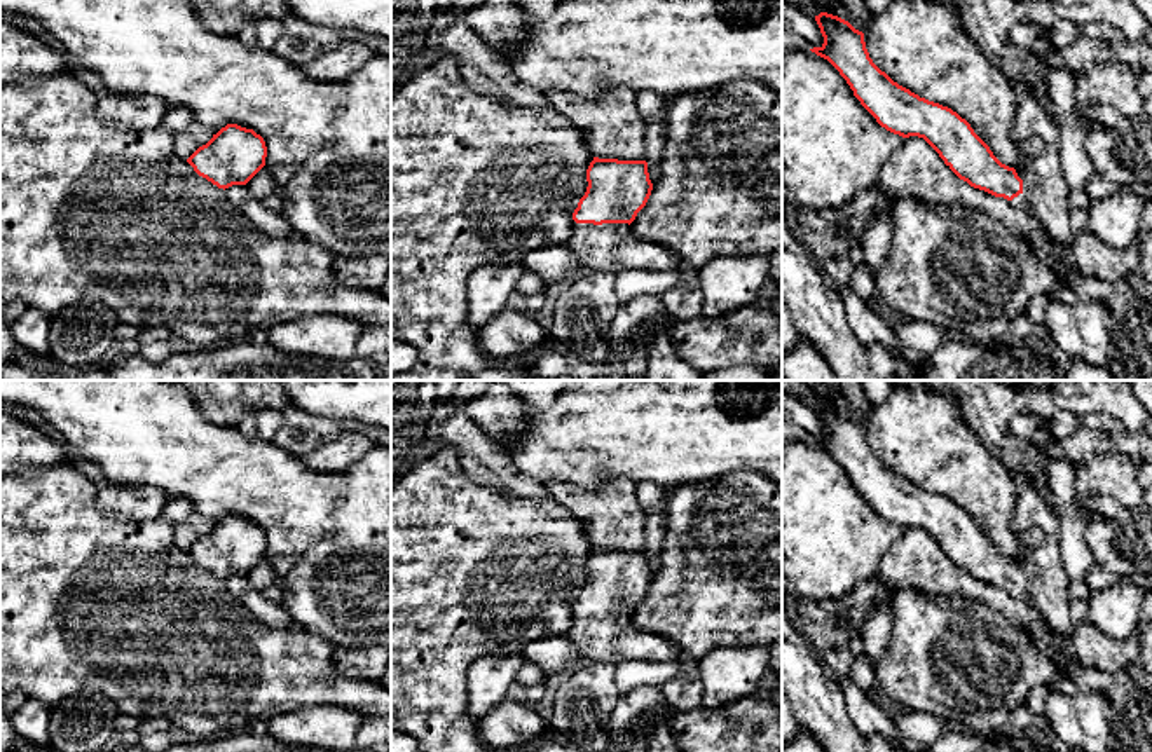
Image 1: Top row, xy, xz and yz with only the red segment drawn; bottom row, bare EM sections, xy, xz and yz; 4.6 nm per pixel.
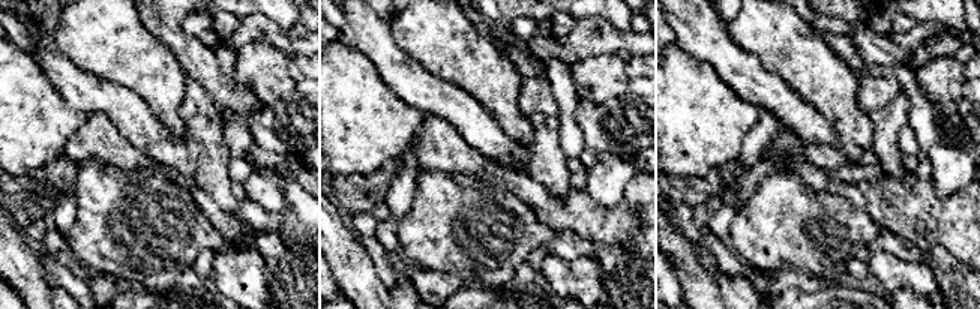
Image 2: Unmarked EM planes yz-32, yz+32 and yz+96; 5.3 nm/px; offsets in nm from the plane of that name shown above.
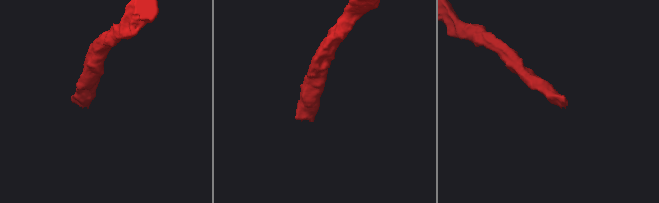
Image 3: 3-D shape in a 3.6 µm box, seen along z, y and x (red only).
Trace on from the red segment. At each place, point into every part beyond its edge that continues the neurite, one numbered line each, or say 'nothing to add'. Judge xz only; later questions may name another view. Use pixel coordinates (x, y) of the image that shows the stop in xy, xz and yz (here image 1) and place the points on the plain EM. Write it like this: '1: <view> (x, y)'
1: xz (610, 639)

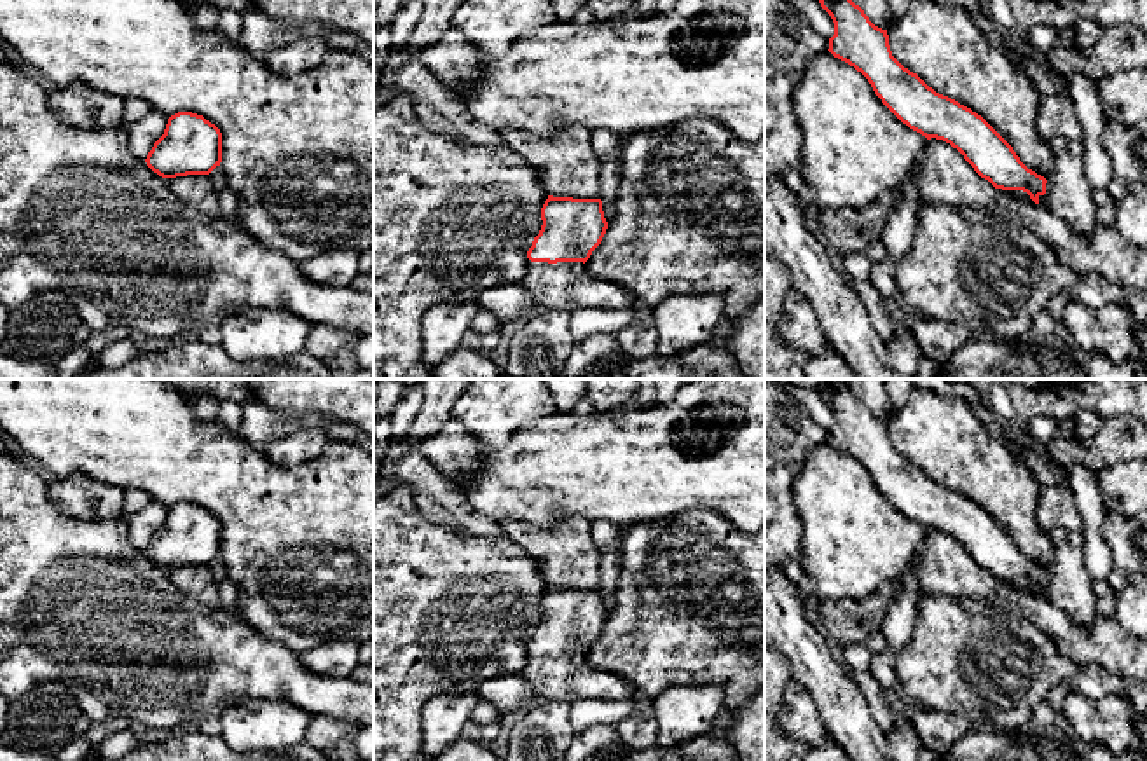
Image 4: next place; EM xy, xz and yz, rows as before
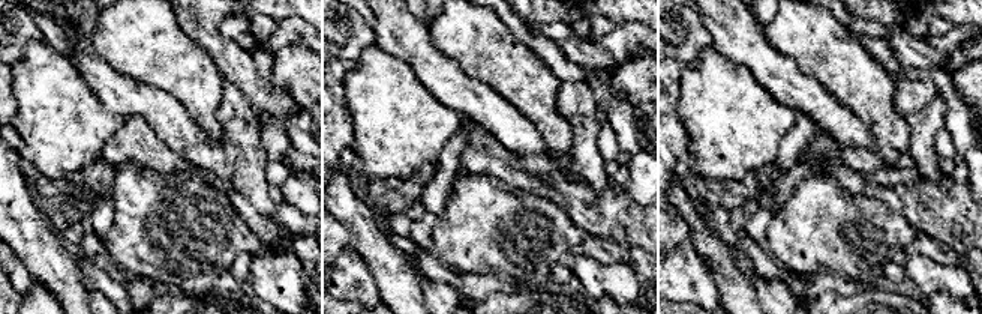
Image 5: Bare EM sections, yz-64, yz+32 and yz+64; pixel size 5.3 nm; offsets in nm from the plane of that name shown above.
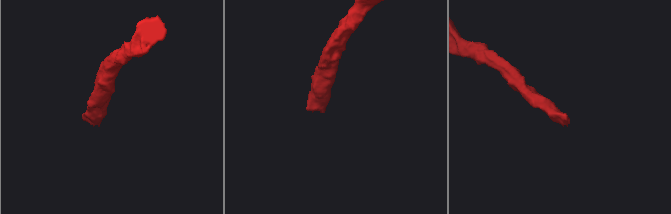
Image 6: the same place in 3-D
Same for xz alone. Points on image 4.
1: xz (564, 678)

